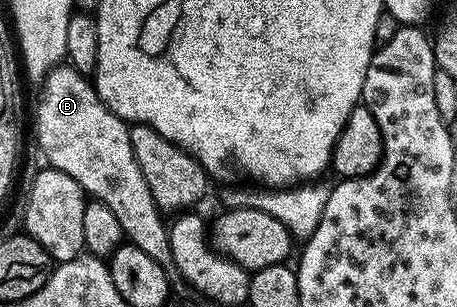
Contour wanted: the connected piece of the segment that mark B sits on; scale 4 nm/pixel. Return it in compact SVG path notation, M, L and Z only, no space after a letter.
M58 66L49 71L41 88L41 101L37 104L37 144L46 156L48 167L58 168L63 174L71 174L75 182L94 201L105 203L111 208L111 214L119 218L119 226L123 226L125 240L139 246L149 257L155 258L159 266L169 270L173 268L173 255L169 241L169 224L166 217L155 206L155 198L151 198L151 186L147 186L147 178L143 178L143 170L139 162L135 162L135 150L129 137L130 125L120 120L114 112L97 96L97 89L87 79L86 73L78 72L72 66Z

